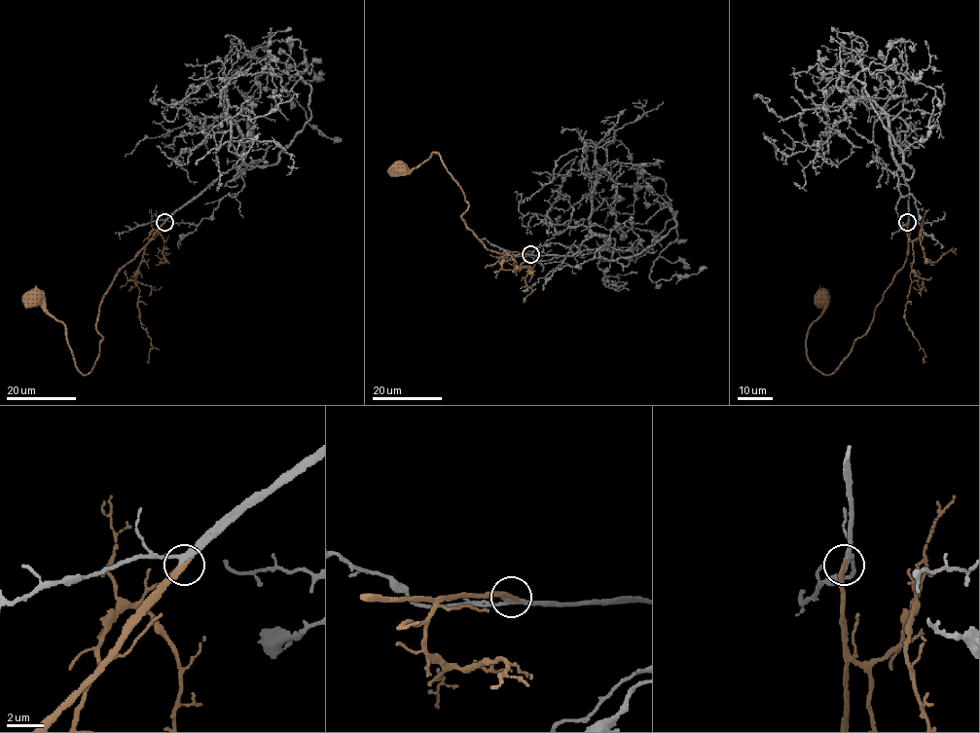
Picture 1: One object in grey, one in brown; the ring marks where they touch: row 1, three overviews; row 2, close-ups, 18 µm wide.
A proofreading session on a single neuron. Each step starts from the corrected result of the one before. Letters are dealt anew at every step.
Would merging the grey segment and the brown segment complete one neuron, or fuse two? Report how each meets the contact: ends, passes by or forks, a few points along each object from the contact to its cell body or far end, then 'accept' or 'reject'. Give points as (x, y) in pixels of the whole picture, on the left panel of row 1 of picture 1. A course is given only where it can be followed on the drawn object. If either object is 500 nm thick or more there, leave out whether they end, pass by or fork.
grey passes by; brown ends; course grey (164, 222), (235, 167), (278, 161), (310, 117), (298, 73), (311, 65), (284, 88), (342, 138); course brown (164, 222), (120, 270), (105, 293), (96, 323), (102, 341), (88, 374), (77, 368), (66, 326), (33, 298); accept

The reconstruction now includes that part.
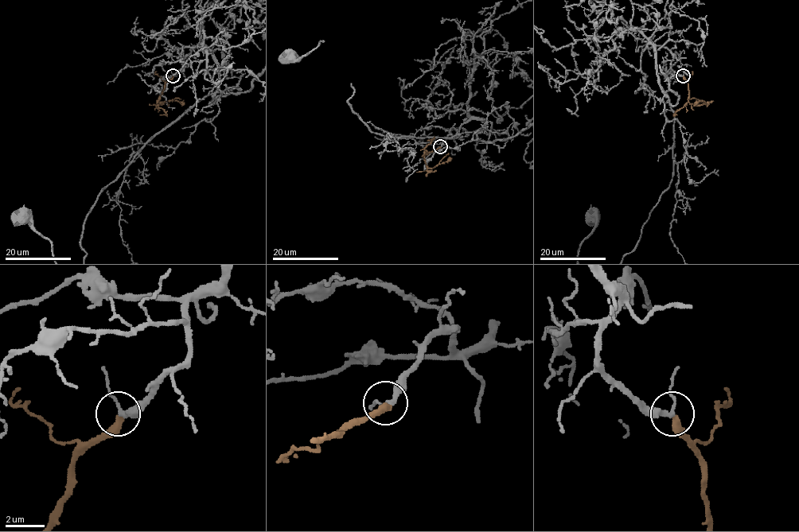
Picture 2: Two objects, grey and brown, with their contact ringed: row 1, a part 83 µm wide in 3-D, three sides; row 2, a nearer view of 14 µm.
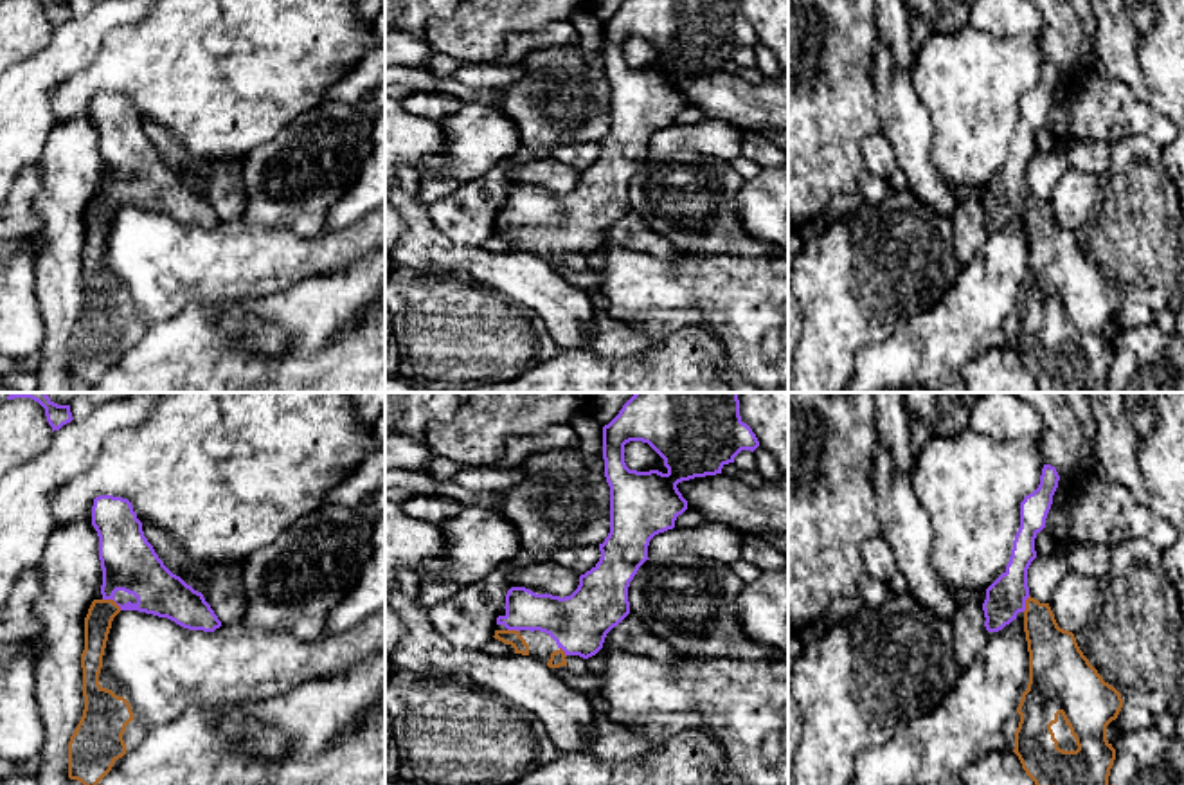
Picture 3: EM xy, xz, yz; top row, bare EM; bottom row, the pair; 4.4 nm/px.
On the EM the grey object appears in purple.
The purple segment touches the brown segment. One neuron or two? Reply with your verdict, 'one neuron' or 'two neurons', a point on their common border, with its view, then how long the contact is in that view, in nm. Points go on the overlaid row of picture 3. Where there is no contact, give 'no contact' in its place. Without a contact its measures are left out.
one neuron; meets purple in xy at (112, 598); contact 100 nm long

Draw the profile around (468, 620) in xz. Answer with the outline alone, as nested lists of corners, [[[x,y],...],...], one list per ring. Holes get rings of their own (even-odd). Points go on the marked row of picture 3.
[[[522,549],[513,560],[500,564],[480,582],[434,605],[430,619],[452,645],[466,650],[482,650],[495,636],[497,618],[506,607],[511,589],[507,574],[513,569],[549,560],[545,553]]]

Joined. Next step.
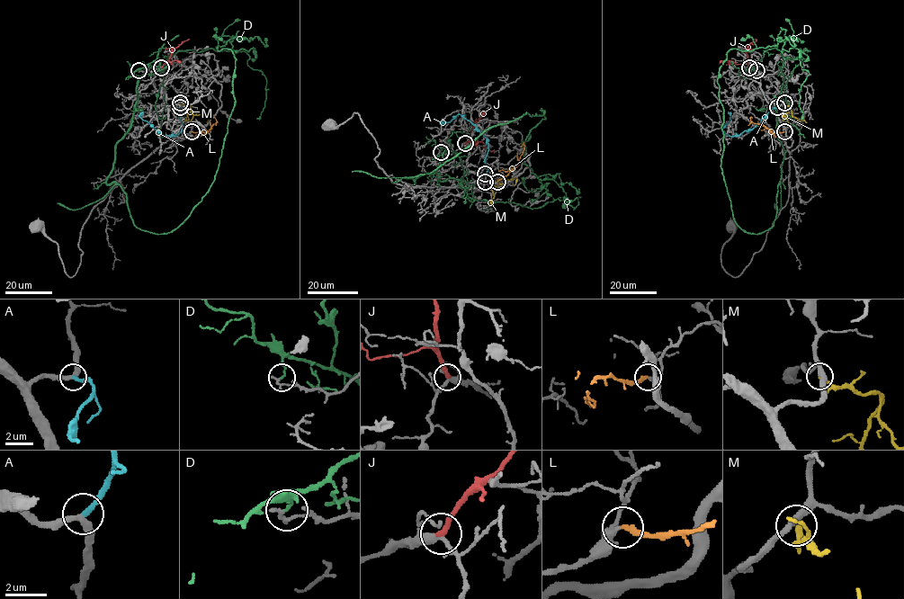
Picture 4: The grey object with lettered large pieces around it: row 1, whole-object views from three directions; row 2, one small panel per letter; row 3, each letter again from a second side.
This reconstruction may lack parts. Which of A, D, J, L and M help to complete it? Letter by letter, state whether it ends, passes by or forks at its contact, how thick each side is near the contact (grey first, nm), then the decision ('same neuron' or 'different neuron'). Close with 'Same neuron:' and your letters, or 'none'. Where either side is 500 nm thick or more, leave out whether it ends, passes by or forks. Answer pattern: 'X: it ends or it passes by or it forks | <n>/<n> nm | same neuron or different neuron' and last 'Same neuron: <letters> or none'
A: it ends | 280/240 nm | different neuron
D: it ends | 190/130 nm | different neuron
J: it ends | 280/320 nm | different neuron
L: it ends | 180/200 nm | same neuron
M: it passes by | 320/180 nm | different neuron
Same neuron: L

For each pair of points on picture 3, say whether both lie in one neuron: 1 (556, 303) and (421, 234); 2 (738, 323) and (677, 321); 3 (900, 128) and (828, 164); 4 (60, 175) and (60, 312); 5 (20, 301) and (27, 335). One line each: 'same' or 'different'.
1: same
2: different
3: different
4: same
5: same

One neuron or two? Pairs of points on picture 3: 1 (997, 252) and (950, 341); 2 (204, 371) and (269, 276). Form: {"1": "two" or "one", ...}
{"1": "one", "2": "two"}

